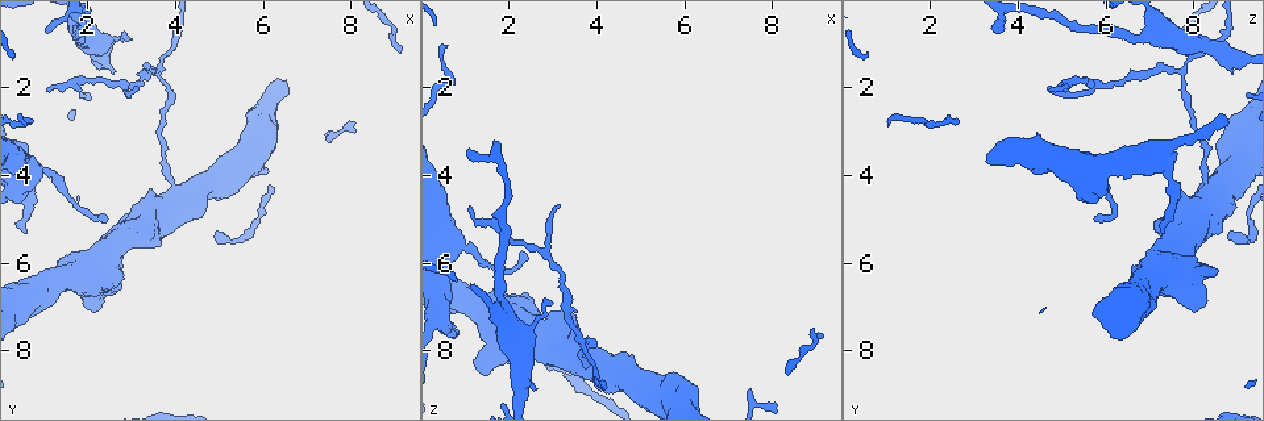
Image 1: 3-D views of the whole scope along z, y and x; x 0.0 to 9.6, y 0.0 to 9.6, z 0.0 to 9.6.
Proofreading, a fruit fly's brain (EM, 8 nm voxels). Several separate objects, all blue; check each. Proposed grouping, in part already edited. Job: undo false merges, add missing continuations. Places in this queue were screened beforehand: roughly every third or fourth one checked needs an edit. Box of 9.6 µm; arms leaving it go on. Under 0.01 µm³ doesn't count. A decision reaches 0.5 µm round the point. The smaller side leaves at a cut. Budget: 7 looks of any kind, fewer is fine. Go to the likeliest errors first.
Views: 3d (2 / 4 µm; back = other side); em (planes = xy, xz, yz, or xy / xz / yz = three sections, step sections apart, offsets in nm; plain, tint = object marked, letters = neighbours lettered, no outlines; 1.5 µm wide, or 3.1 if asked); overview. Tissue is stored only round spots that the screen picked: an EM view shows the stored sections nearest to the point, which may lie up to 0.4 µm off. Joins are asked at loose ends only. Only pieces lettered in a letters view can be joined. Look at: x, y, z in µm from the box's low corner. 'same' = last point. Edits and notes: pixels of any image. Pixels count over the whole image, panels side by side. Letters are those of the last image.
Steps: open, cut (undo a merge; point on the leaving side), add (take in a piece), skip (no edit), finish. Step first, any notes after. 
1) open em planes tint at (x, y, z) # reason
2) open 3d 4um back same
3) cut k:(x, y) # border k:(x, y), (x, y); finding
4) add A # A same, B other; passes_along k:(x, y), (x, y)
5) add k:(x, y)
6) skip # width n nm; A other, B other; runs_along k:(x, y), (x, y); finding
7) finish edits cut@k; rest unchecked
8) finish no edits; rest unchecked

open em xz step 4 tint at (2.30, 5.05, 5.75) # an open end

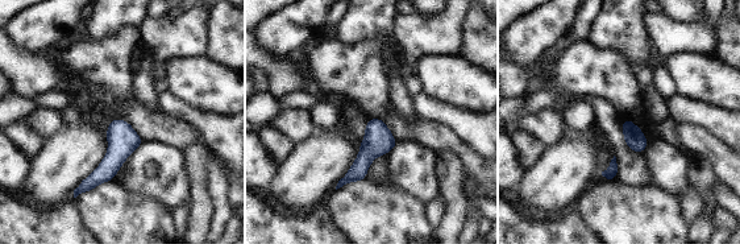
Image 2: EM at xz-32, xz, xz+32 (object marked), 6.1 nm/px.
open em planes tint same # another direction

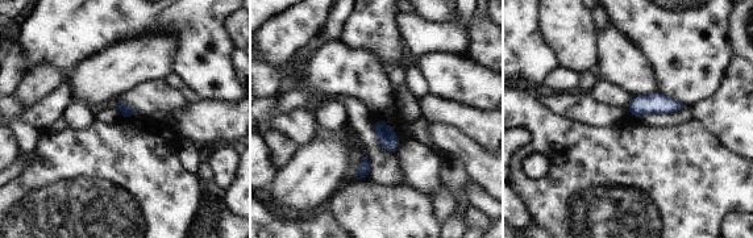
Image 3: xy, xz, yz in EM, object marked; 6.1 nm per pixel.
open em planes letters same

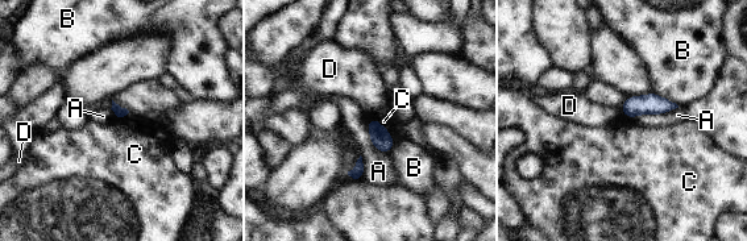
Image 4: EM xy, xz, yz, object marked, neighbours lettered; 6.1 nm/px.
skip # A other, B other, C other, D other; border 4:(376, 119), (389, 132), (393, 148); none of them fits

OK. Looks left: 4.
open em planes tint at (1.15, 0.65, 3.40) # branch stops here

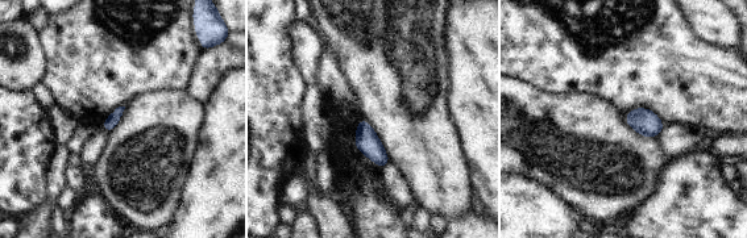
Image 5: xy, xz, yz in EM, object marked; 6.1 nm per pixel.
open em planes letters same # see the neighbours

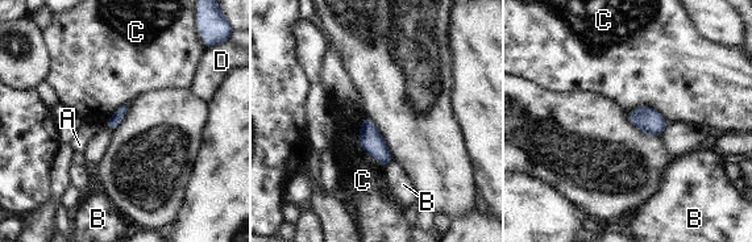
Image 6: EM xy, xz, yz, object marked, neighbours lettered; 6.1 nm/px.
skip # A other, B other, C other, D other; border 6:(365, 116), (358, 145), (385, 167); none of them fits

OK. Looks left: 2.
open em xz step 4 tint at (3.60, 1.65, 7.75) # a narrow waist

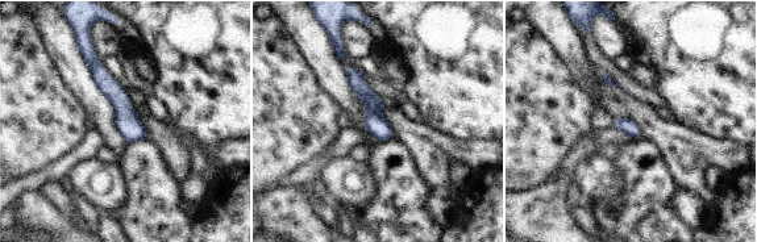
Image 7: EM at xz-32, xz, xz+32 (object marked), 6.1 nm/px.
open em planes letters same

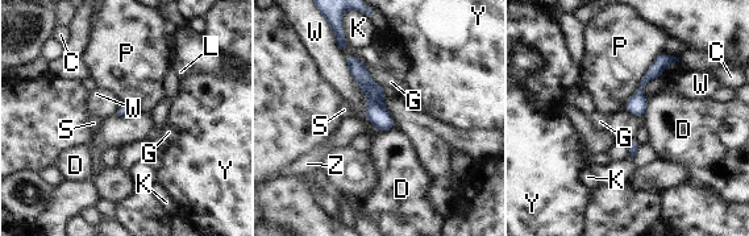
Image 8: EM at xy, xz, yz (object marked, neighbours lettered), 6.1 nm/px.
skip # width 80 nm; C other, D other, G other, K other, L other, P other, S other, W other, Y other, Z other; border 8:(635, 137), (640, 144); continuous, no second neuron

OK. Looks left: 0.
finish no edits; rest unchecked

